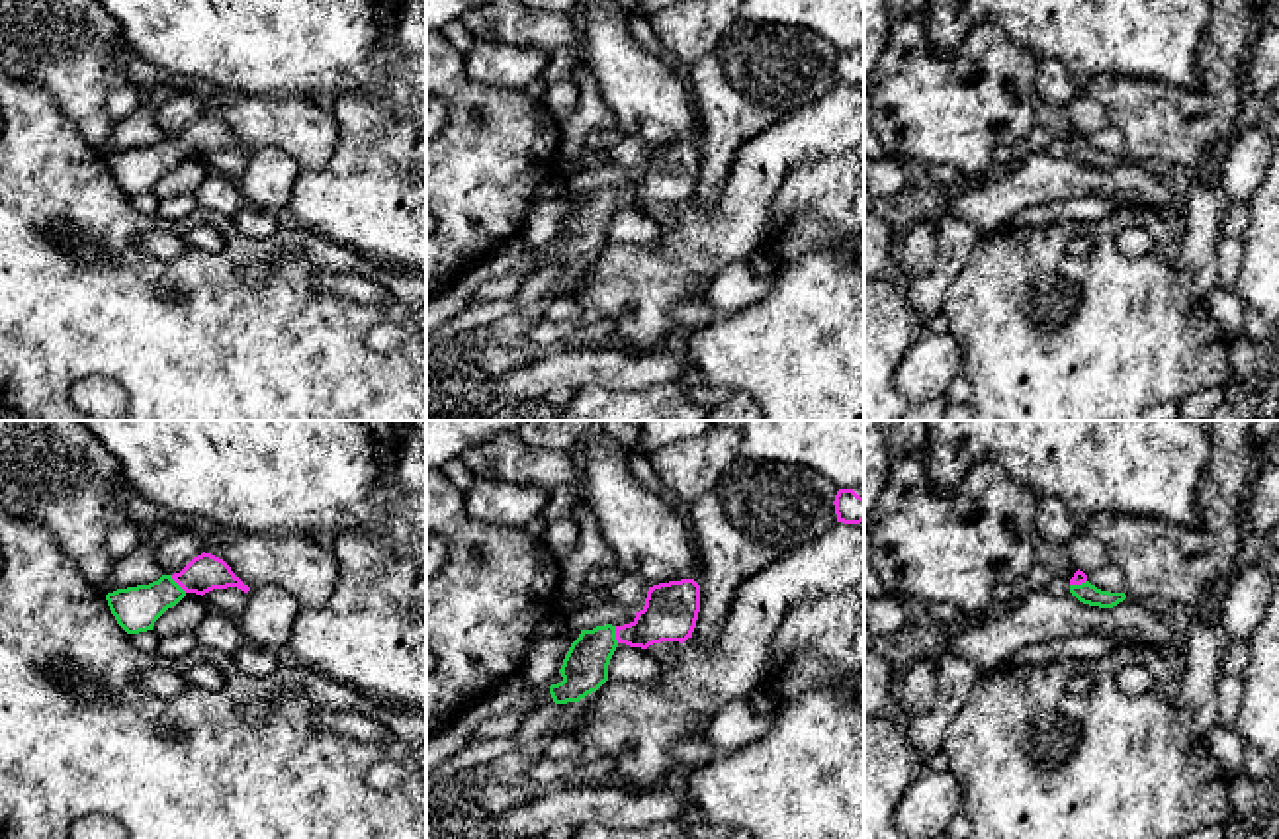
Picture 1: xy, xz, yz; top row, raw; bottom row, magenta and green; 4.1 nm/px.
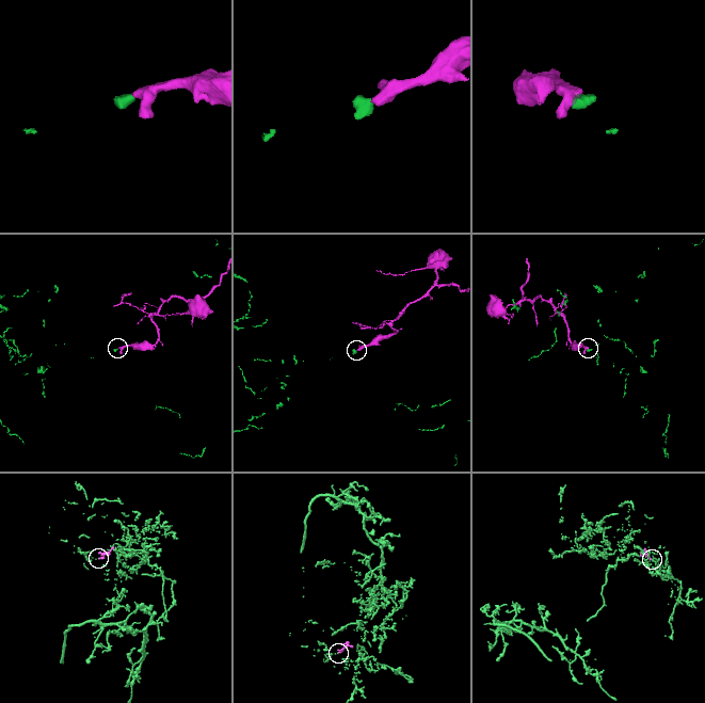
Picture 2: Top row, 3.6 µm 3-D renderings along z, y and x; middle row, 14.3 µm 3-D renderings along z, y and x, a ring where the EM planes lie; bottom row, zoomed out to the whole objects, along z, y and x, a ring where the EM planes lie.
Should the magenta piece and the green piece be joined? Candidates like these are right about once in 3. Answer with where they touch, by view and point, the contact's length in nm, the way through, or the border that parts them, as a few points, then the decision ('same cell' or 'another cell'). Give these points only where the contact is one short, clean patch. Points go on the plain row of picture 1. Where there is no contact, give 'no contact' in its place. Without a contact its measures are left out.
xy (178, 145) | 100 nm | across xy (206, 133), (178, 145), (135, 171) | same cell

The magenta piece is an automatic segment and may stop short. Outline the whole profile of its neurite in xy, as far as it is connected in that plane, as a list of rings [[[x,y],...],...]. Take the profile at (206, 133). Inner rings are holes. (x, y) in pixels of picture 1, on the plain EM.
[[[203,113],[180,135],[162,137],[149,147],[117,151],[108,155],[106,162],[117,186],[127,196],[139,196],[153,192],[154,184],[188,155],[203,158],[213,151],[227,149],[237,149],[244,155],[250,153],[223,121]]]

